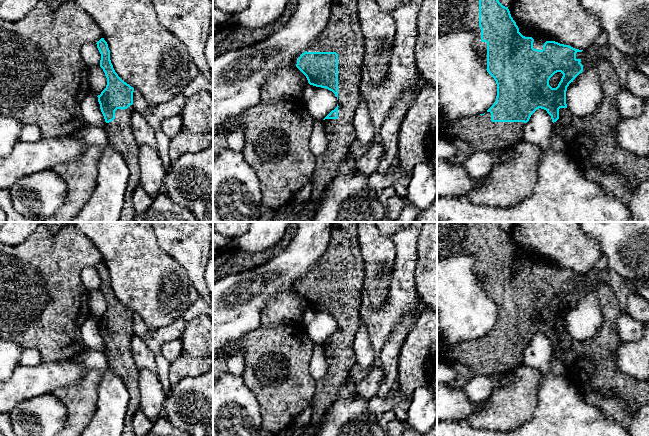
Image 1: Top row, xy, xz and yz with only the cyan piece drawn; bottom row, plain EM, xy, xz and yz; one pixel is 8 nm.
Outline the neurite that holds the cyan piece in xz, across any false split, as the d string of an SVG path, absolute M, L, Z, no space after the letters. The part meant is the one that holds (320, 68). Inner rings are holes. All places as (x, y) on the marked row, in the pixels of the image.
M332 0L331 15L325 31L300 55L296 64L310 85L332 91L338 100L337 107L322 121L328 136L328 147L322 155L316 157L311 196L314 202L335 177L337 169L356 140L353 118L362 99L360 80L364 66L363 60L364 37L358 18L357 0Z

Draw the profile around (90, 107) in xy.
M89 93L80 105L82 115L87 125L100 127L106 129L107 123L100 109L98 97L94 93Z

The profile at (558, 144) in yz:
M552 132L551 134L551 144L553 149L561 154L567 154L566 144L560 134Z

